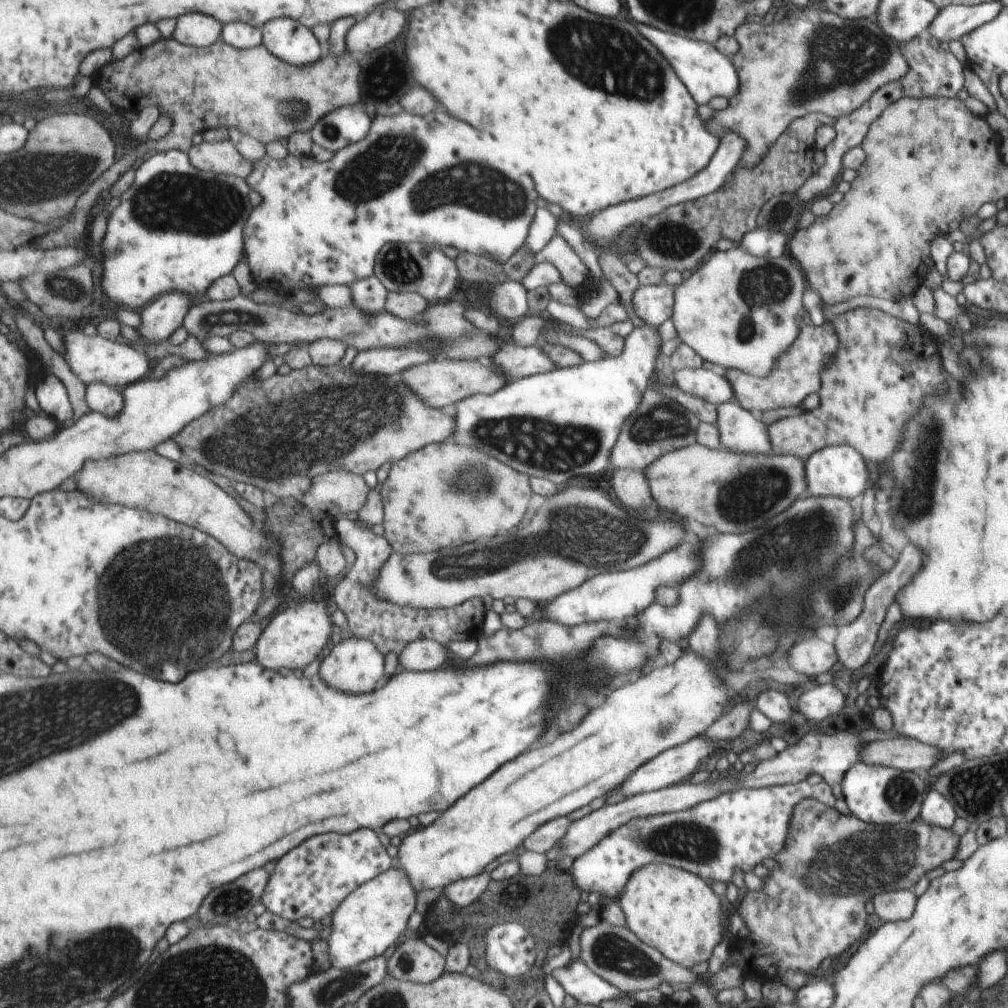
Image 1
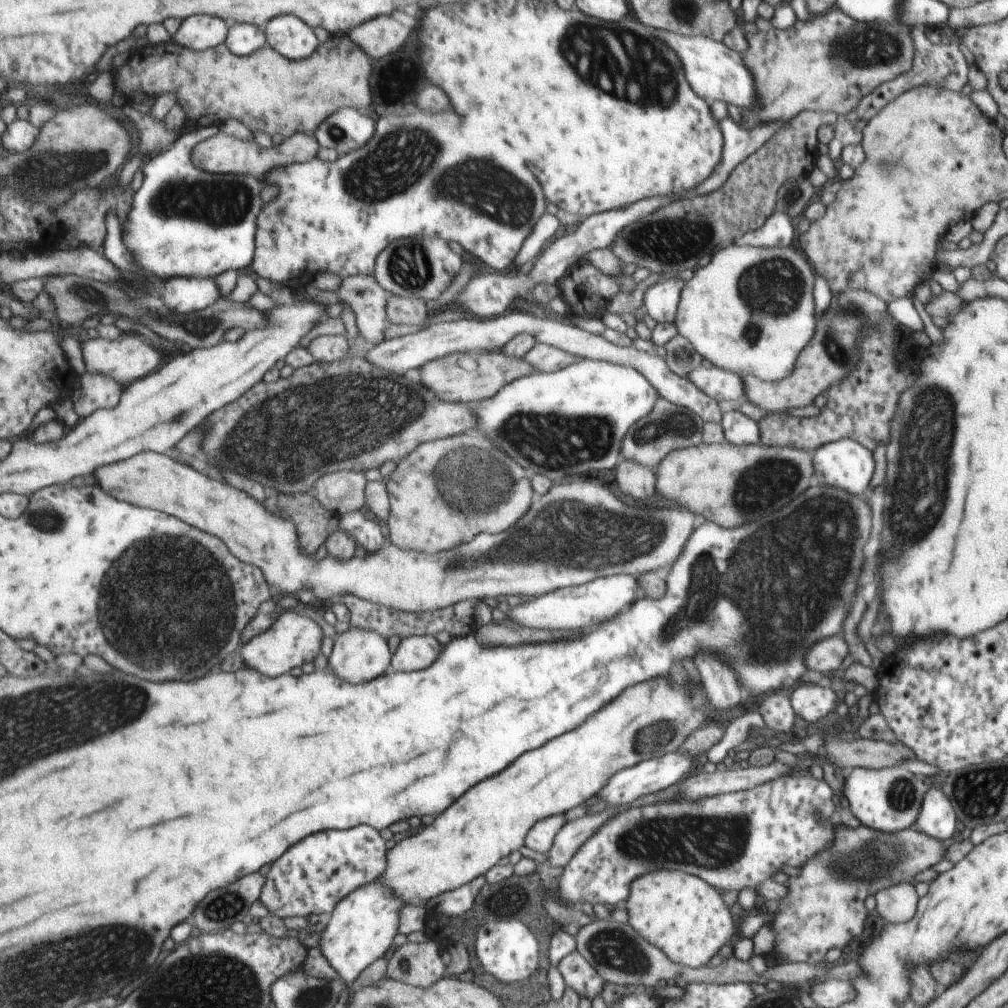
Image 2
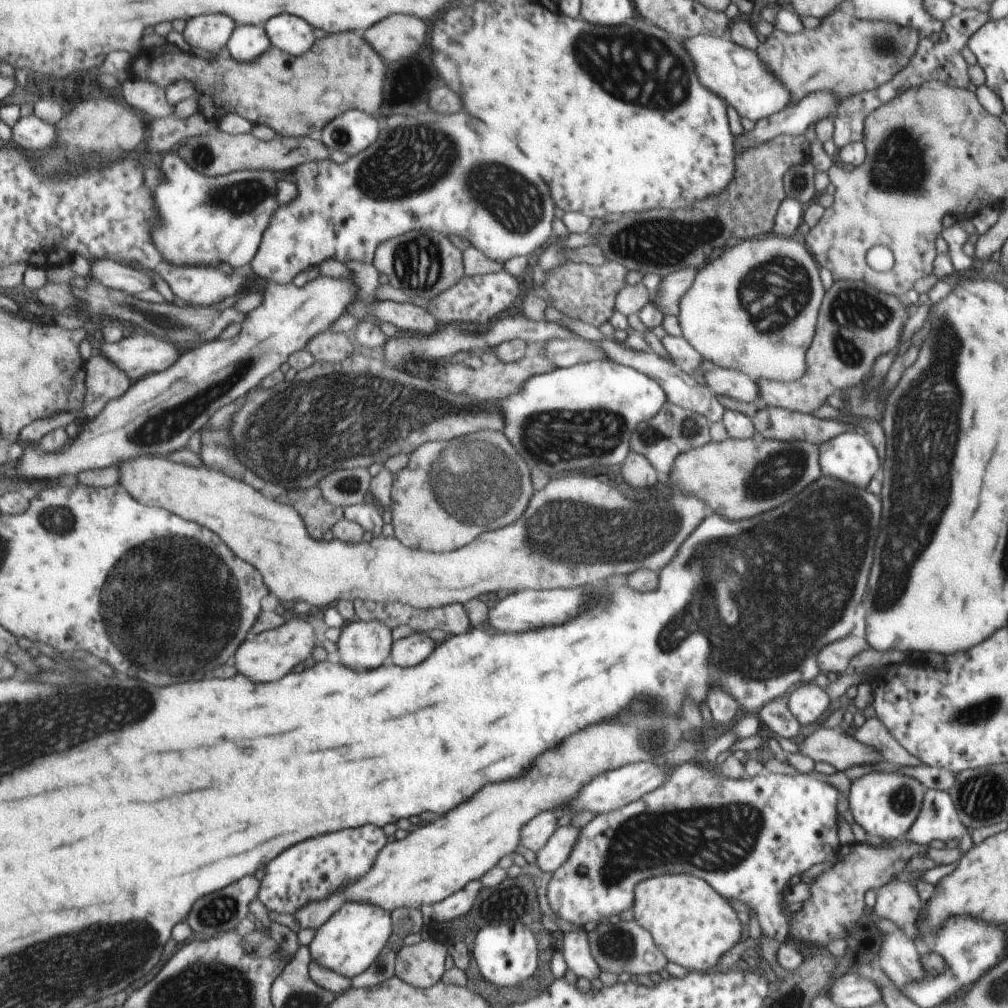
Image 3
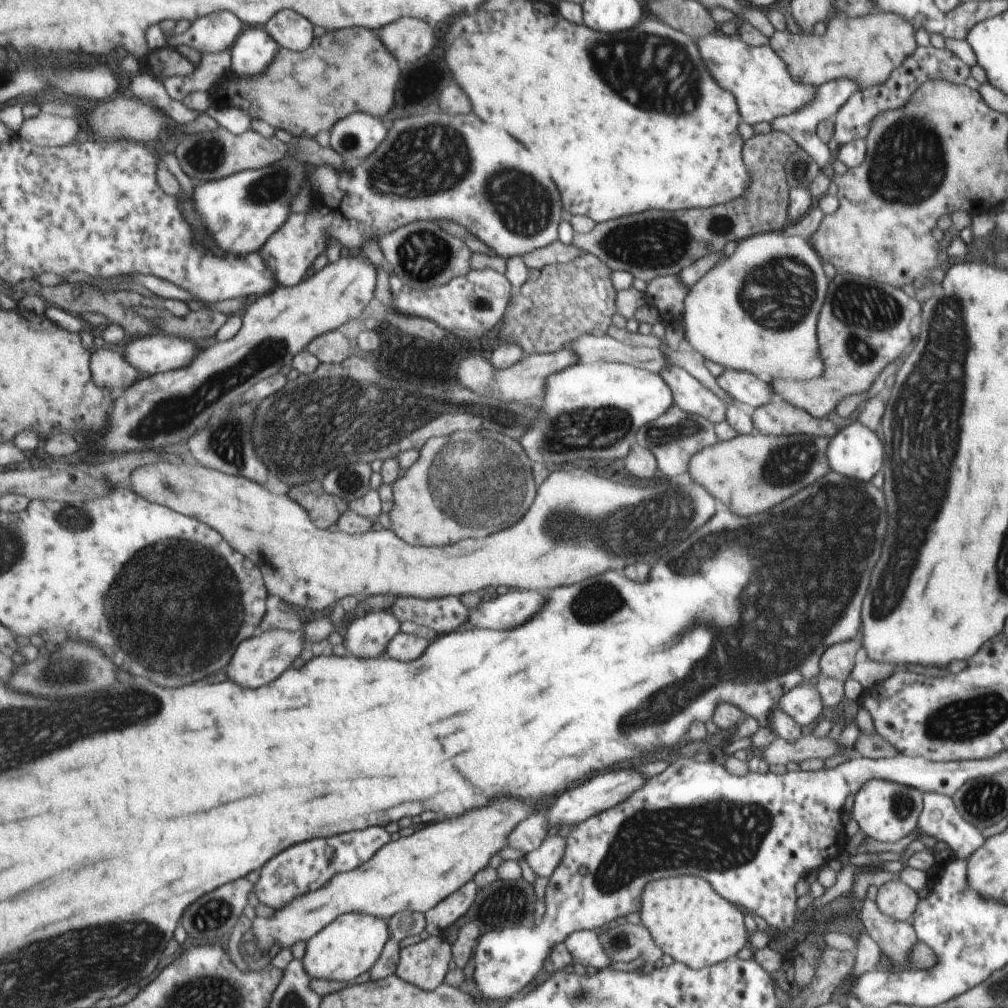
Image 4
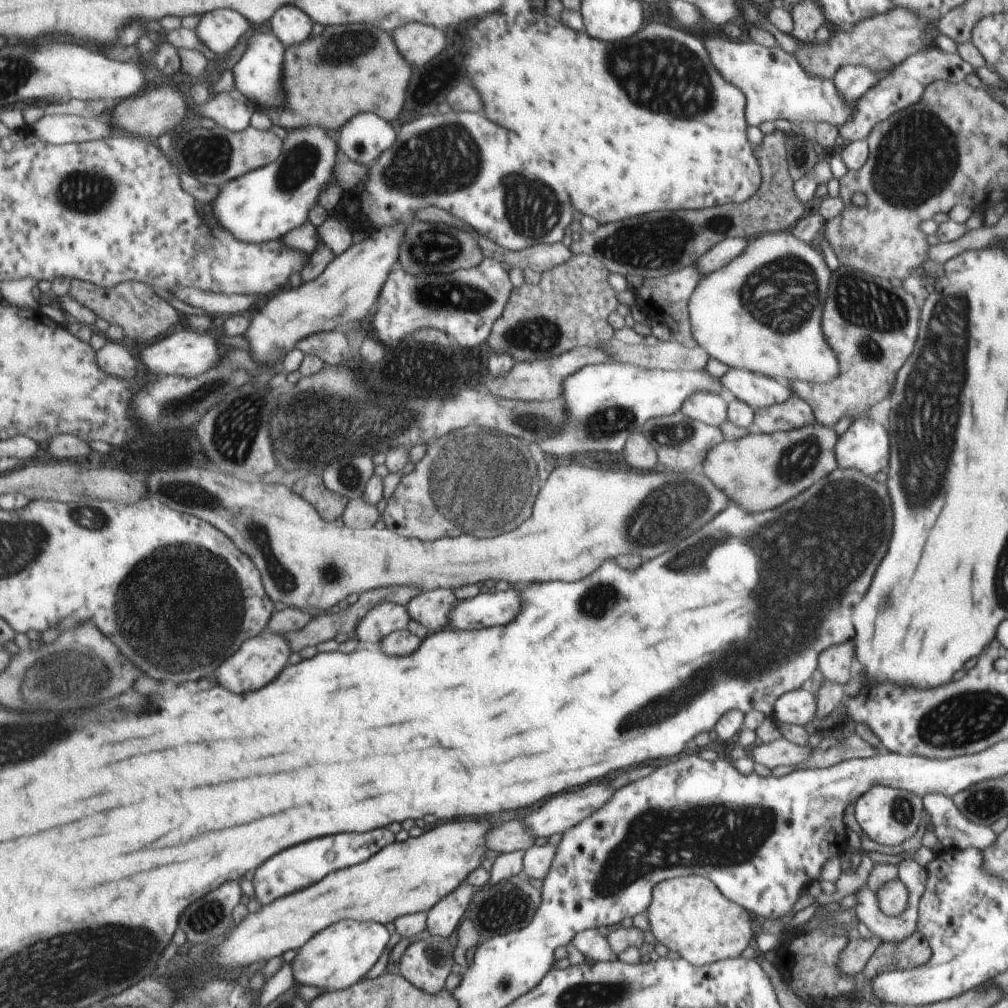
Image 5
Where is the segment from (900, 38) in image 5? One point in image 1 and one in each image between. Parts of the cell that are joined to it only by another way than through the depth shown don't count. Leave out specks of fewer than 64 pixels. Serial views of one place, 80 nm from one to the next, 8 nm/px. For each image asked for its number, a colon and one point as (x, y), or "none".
1: (814, 61)
2: (830, 63)
3: (845, 55)
4: (866, 50)

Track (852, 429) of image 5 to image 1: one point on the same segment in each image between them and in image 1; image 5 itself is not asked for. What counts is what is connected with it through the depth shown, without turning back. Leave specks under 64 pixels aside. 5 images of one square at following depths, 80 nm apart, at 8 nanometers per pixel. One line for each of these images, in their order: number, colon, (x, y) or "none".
1: (841, 471)
2: (845, 464)
3: (850, 457)
4: (855, 451)

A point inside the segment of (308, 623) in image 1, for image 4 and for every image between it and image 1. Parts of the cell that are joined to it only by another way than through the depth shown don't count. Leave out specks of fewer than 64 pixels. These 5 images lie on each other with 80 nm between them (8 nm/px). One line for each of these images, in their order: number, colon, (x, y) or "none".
2: (294, 639)
3: (273, 654)
4: (260, 660)

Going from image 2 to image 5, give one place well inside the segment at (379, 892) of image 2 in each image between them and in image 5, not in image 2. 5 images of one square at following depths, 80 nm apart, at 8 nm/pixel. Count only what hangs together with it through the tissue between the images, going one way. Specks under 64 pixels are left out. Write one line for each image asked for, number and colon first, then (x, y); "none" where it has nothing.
3: (352, 940)
4: (350, 946)
5: (339, 957)

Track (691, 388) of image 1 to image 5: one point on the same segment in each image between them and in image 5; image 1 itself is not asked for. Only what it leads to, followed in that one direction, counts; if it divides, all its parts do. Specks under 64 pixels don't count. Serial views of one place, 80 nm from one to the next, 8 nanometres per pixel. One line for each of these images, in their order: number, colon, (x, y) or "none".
2: (719, 384)
3: (731, 383)
4: (747, 390)
5: (757, 391)

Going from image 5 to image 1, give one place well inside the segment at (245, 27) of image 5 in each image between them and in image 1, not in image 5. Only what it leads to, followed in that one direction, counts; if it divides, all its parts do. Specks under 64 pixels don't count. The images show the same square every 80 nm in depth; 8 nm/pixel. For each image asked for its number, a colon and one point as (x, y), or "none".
1: (199, 30)
2: (200, 33)
3: (212, 33)
4: (214, 33)

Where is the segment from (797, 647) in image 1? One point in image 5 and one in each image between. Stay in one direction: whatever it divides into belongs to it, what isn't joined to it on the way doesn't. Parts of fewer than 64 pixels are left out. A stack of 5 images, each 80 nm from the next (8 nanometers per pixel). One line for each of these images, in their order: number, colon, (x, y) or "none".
2: (826, 655)
3: (833, 659)
4: (837, 661)
5: (836, 664)

